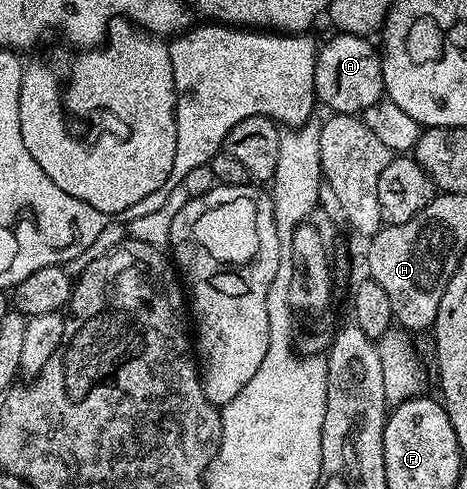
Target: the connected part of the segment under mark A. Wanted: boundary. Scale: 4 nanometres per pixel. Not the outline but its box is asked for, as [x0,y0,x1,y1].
[314,32,385,115]

